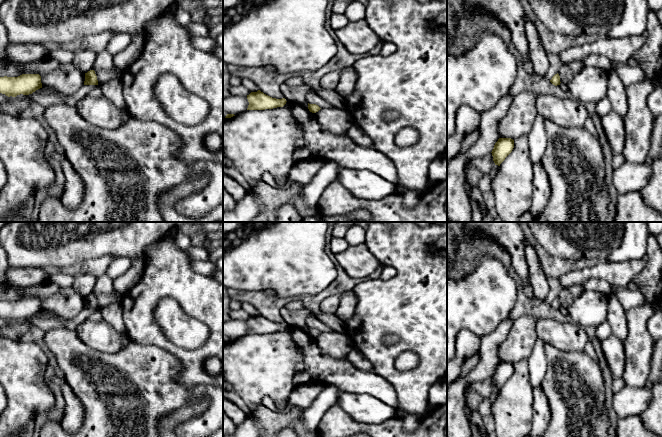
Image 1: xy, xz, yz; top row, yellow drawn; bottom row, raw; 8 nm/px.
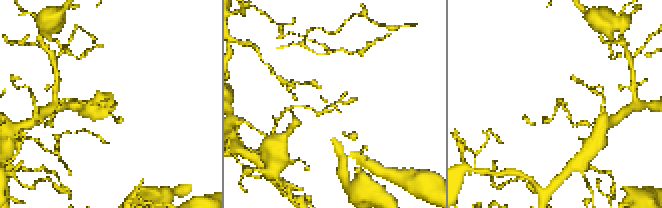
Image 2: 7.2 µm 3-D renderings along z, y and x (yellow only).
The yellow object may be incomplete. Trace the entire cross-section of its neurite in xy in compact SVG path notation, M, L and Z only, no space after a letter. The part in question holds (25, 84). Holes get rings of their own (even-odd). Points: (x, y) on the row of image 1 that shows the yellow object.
M22 74L18 77L0 77L0 93L6 96L29 95L42 88L39 74Z

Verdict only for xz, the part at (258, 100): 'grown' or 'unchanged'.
unchanged

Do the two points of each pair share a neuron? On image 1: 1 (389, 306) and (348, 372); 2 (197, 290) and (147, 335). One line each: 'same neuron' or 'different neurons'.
1: different neurons
2: same neuron

